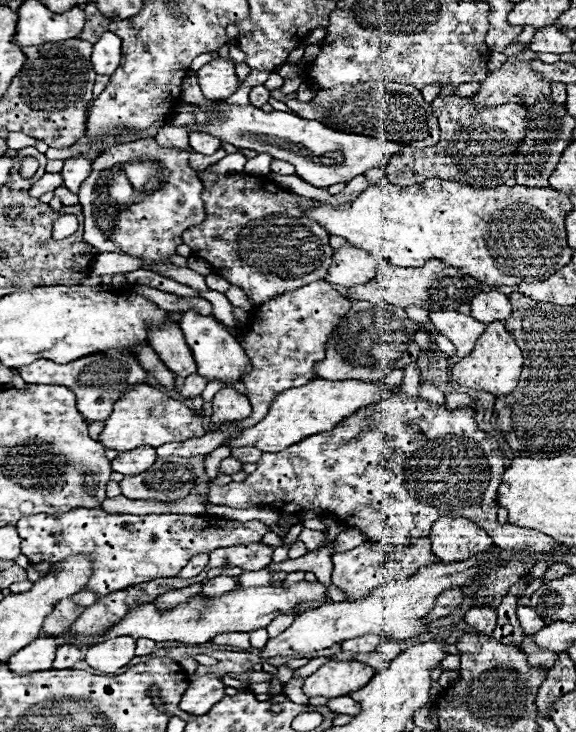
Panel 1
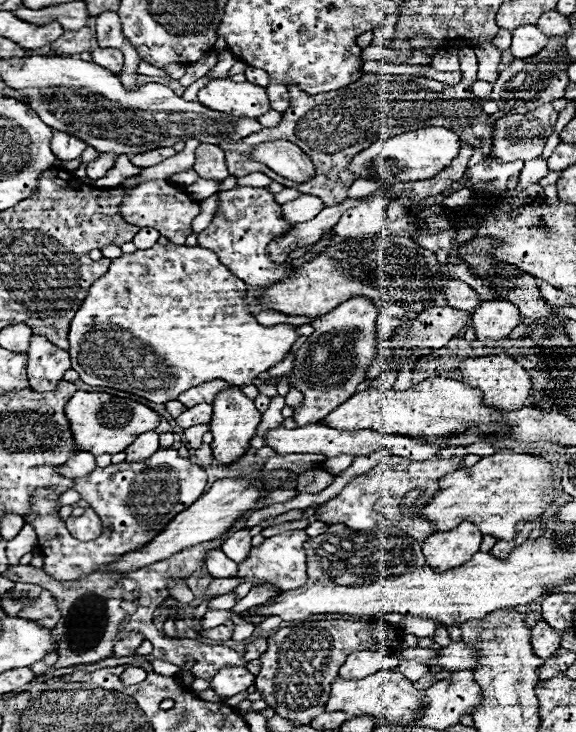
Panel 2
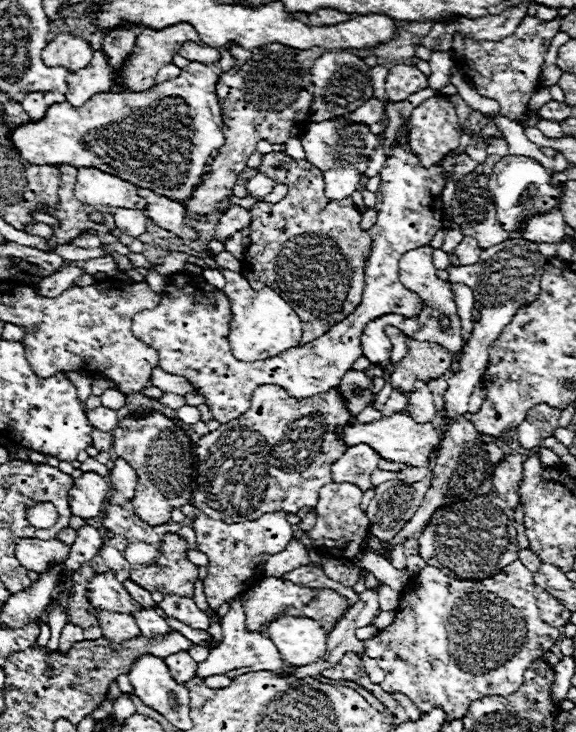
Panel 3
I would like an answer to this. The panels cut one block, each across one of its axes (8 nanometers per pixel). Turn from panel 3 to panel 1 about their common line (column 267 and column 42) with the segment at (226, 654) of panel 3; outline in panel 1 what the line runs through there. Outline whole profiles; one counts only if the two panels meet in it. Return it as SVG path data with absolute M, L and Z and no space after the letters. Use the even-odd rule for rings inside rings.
M40 636L34 642L30 642L24 650L16 652L10 660L8 666L16 674L26 674L26 672L38 672L38 670L50 670L52 662L56 658L56 640L48 636Z

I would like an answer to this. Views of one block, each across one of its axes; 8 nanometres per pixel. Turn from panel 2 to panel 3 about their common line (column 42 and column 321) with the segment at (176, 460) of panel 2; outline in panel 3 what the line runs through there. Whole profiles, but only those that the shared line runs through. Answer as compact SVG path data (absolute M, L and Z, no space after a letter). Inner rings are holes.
M330 482L320 490L318 504L314 506L318 512L318 520L312 530L308 530L308 538L312 540L316 552L322 556L330 556L336 560L354 560L360 552L364 552L362 542L370 534L370 520L366 512L360 508L362 490L350 482Z

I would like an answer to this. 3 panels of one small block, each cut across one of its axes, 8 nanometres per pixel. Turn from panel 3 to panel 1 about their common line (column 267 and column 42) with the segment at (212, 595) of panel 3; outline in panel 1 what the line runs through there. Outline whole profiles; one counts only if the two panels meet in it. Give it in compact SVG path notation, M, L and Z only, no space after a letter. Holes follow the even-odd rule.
M76 508L58 516L48 514L34 514L24 516L16 524L16 530L21 538L21 553L28 556L32 564L45 560L54 570L54 565L68 558L70 554L92 554L92 576L88 580L88 590L92 590L98 598L110 594L112 590L124 590L124 586L136 586L140 582L148 582L148 578L174 577L180 568L188 564L188 560L196 554L210 554L216 548L238 546L260 542L262 536L270 530L266 524L258 520L250 522L236 522L207 515L192 516L189 514L148 514L148 516L134 516L134 514L108 514L102 508ZM56 534L62 534L62 540L56 540Z

